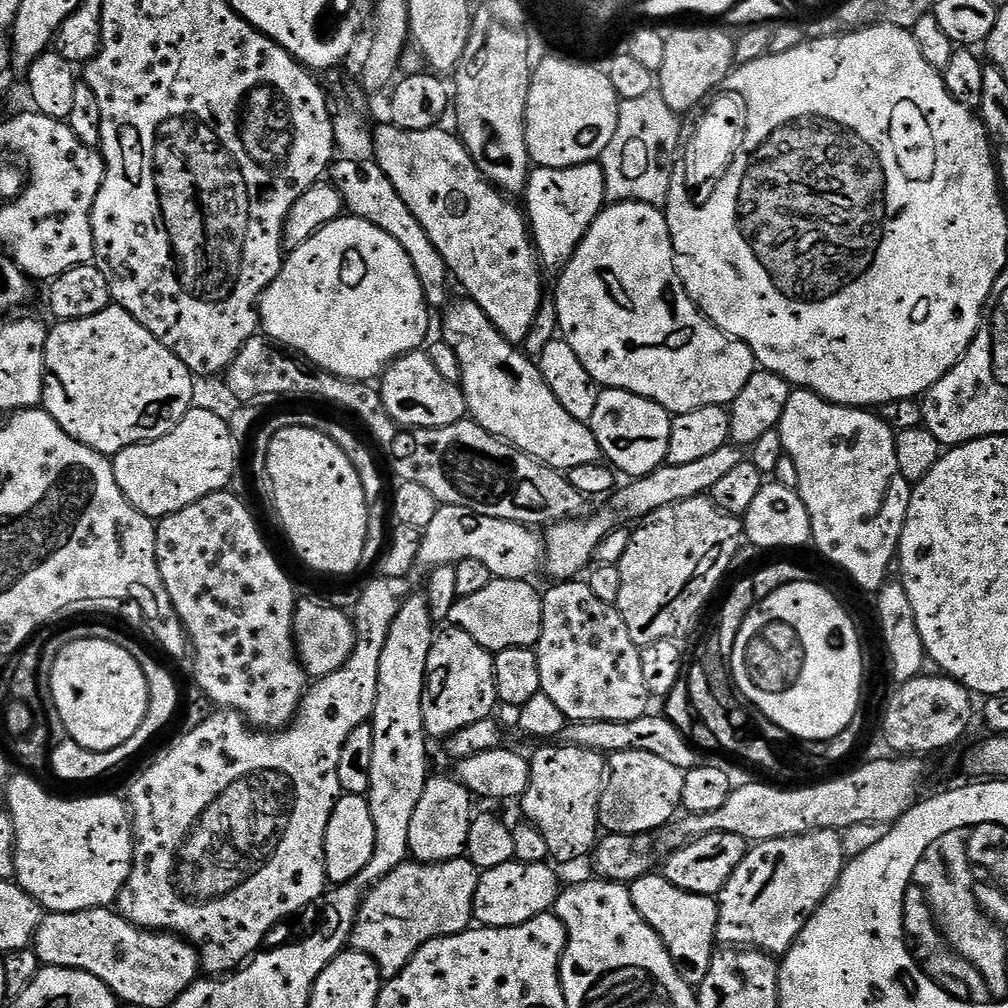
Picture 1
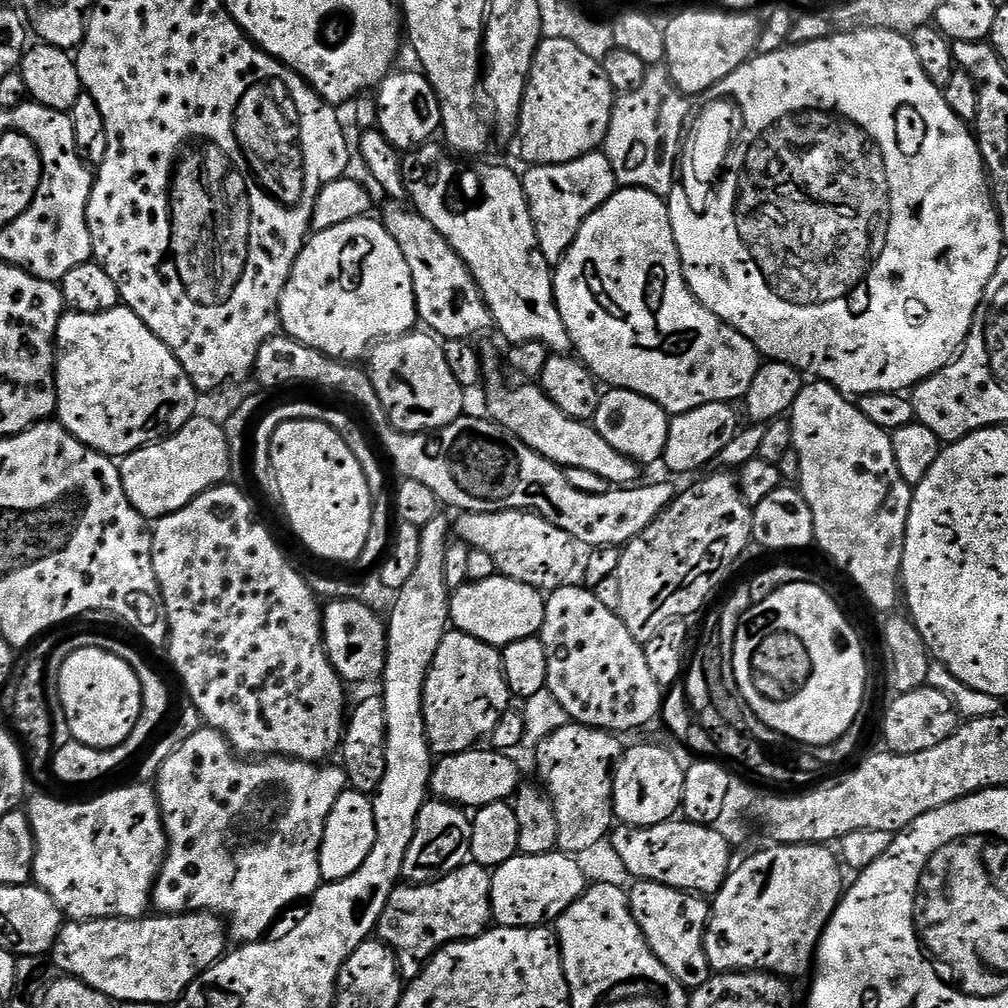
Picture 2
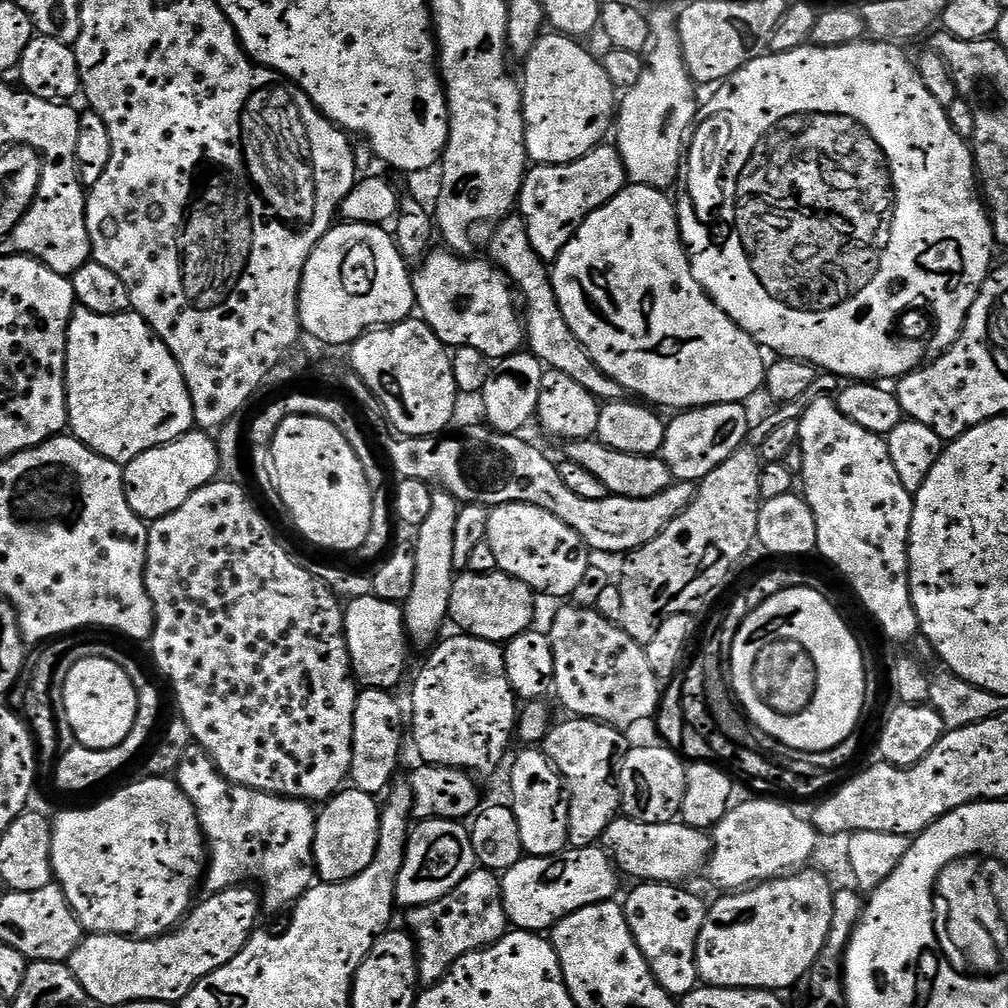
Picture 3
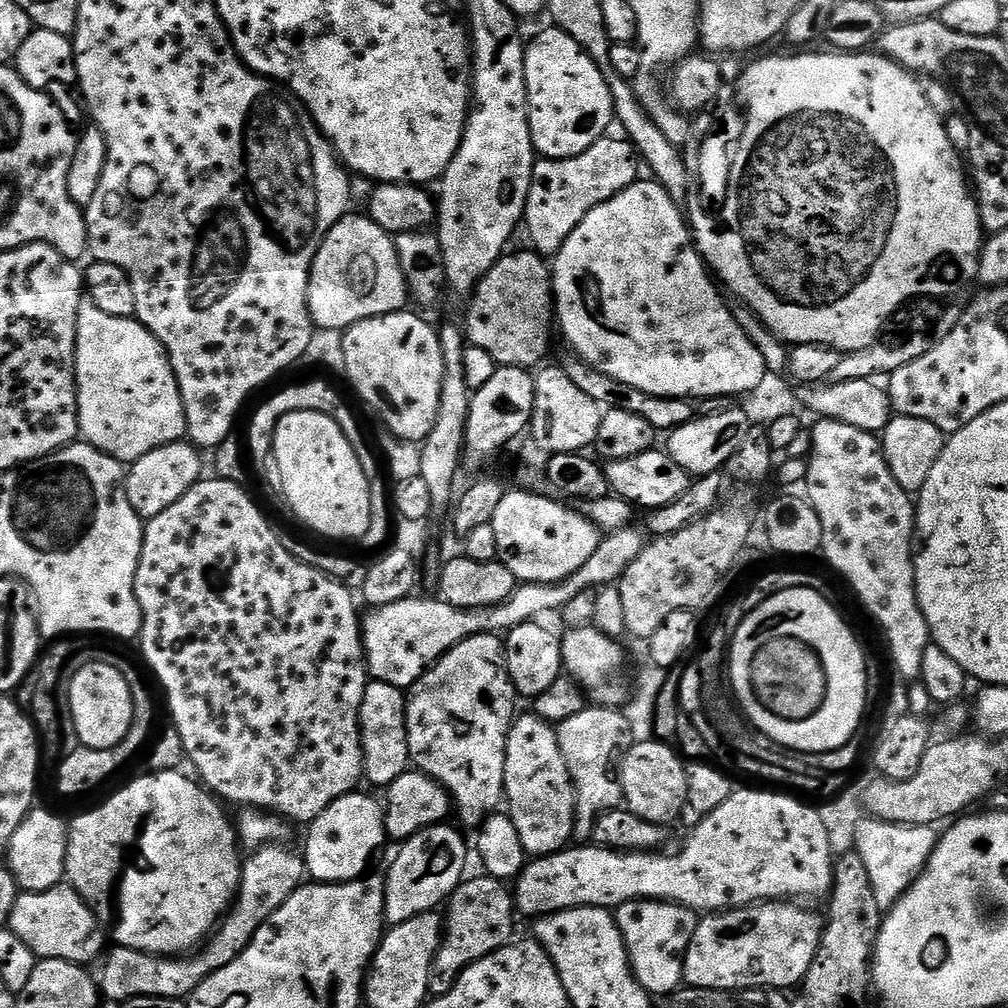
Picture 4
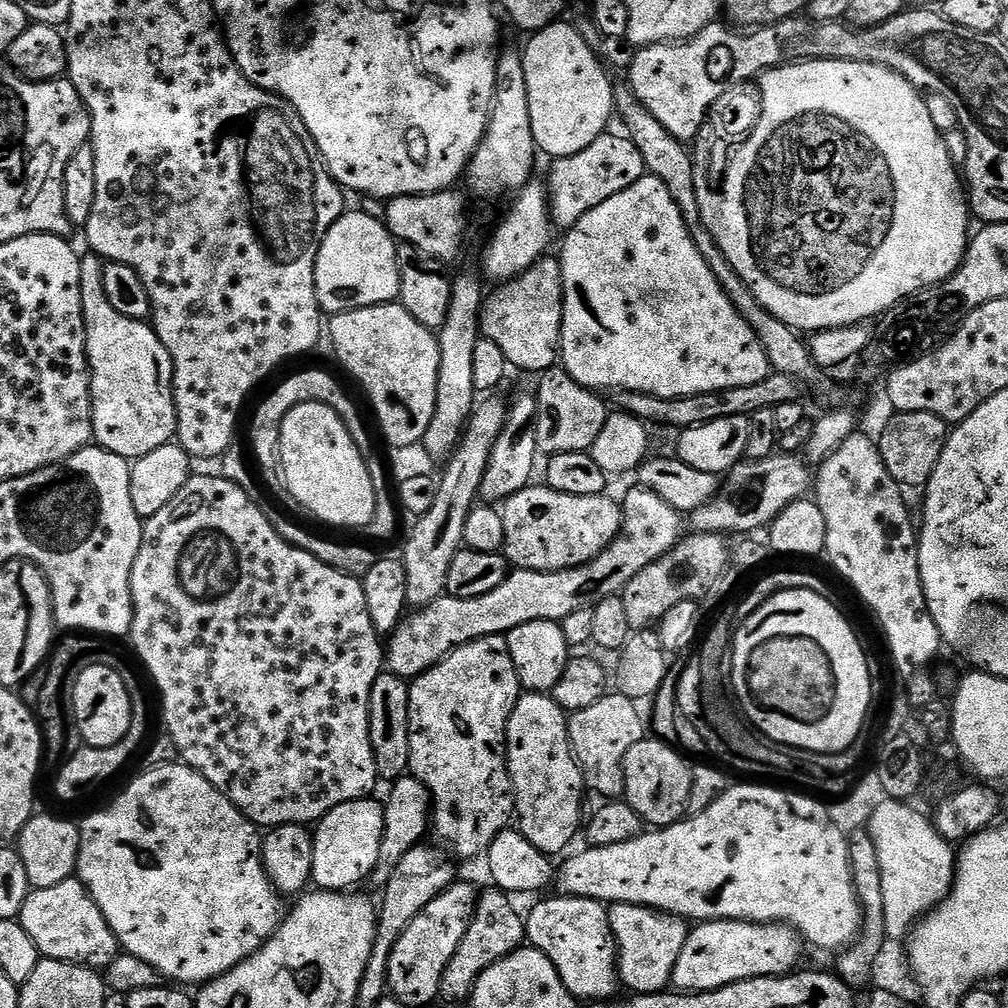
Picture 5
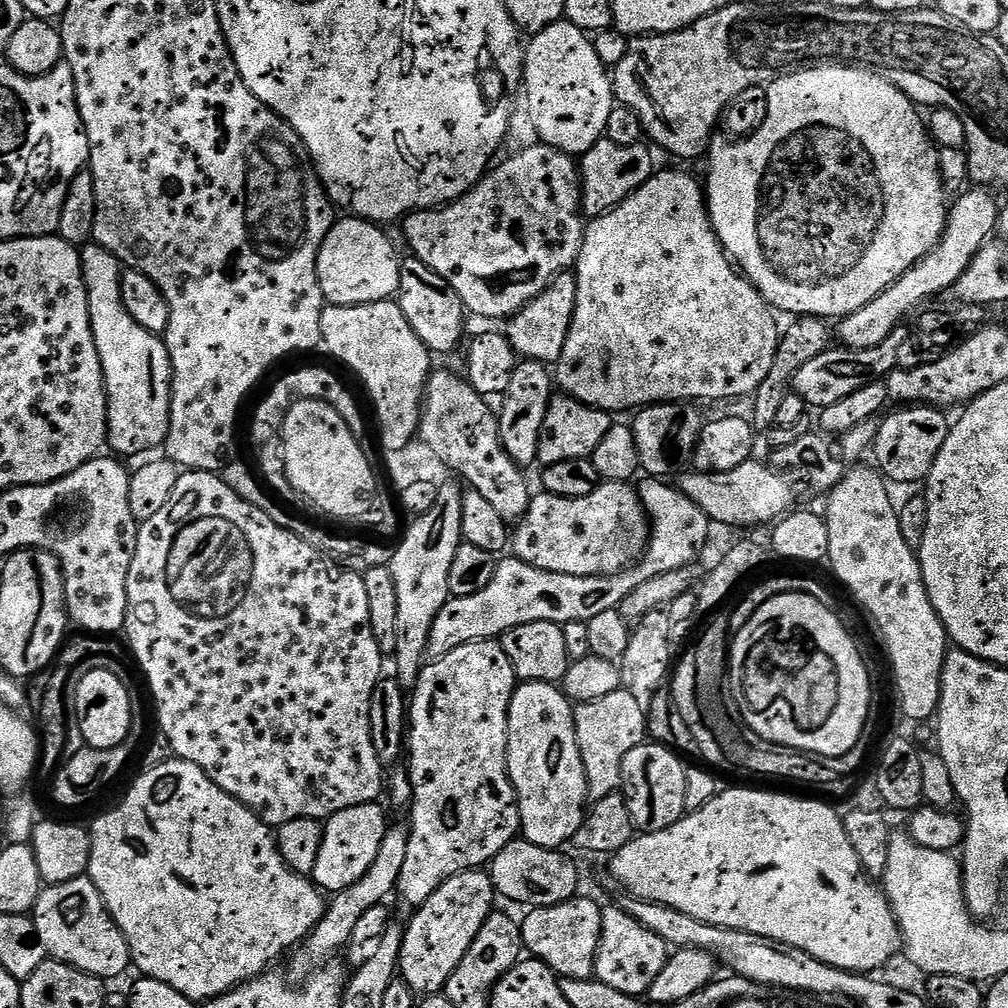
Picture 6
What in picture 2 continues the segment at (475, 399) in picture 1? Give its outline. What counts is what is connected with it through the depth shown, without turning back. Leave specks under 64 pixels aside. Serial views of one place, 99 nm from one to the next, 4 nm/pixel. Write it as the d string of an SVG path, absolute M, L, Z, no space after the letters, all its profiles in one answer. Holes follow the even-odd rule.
M524 382L521 384L524 384L521 388L507 388L504 384L490 385L488 388L489 413L487 412L487 415L510 435L517 436L524 443L525 448L534 450L539 456L549 460L551 464L561 465L565 469L591 470L593 474L598 474L598 478L606 478L606 482L610 486L632 486L639 481L636 479L642 472L641 465L618 454L618 450L614 450L614 446L610 446L610 442L606 442L606 438L602 438L591 423L575 420L562 414L562 410L558 410L558 406L554 406L554 402L550 402L550 398L546 398L546 394L535 383Z

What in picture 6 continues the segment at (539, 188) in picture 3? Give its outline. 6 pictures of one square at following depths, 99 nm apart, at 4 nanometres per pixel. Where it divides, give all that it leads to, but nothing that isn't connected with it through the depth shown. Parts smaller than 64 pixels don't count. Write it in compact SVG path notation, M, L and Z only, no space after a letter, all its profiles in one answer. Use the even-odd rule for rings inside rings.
M601 138L589 152L579 157L580 169L580 206L588 218L603 216L612 208L617 208L626 197L652 176L653 149L644 144L615 144L609 138Z

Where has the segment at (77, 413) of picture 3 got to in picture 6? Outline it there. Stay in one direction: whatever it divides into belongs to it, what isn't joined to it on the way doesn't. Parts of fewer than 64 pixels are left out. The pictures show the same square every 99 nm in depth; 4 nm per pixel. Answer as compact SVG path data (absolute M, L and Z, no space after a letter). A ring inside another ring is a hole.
M89 242L80 248L80 265L84 275L84 285L88 291L88 309L90 310L90 326L94 334L94 346L98 346L98 358L102 362L104 385L108 395L108 443L115 455L140 456L151 448L159 449L168 436L170 426L170 402L172 401L172 363L168 347L163 339L150 330L142 330L130 314L126 314L126 306L122 306L120 273L122 265L114 254L106 251L101 244Z

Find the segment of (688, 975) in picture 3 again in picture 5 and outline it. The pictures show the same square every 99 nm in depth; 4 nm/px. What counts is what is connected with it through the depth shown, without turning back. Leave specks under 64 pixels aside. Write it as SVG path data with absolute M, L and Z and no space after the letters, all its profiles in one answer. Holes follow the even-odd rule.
M614 904L608 908L608 921L616 940L616 970L618 980L632 994L645 996L665 991L672 983L674 966L686 946L690 931L689 921L679 916L669 916L654 908L637 904Z

